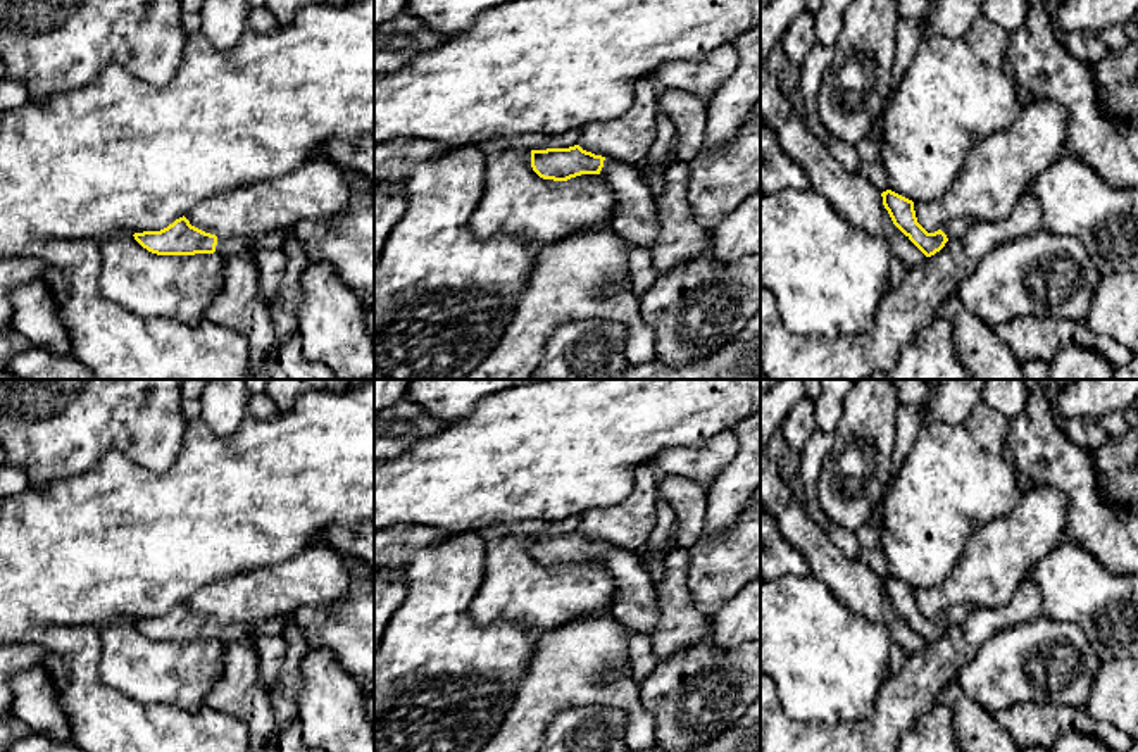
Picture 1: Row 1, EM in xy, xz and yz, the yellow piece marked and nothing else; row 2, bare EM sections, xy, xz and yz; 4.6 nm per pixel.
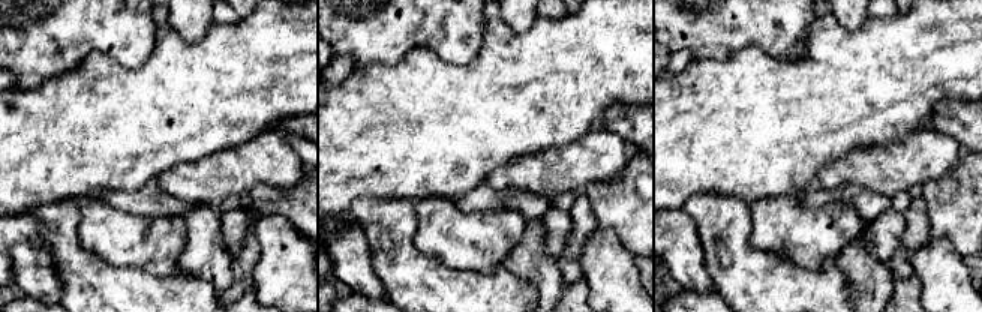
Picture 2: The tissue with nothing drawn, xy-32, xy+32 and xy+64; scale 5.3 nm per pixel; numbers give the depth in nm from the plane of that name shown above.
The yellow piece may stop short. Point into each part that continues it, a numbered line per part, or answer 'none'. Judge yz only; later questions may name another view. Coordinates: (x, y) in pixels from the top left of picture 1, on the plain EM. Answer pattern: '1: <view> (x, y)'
1: yz (956, 614)

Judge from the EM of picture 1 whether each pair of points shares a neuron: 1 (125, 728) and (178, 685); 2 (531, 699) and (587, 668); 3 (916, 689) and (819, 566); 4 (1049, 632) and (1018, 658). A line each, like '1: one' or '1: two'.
1: two
2: one
3: two
4: one

